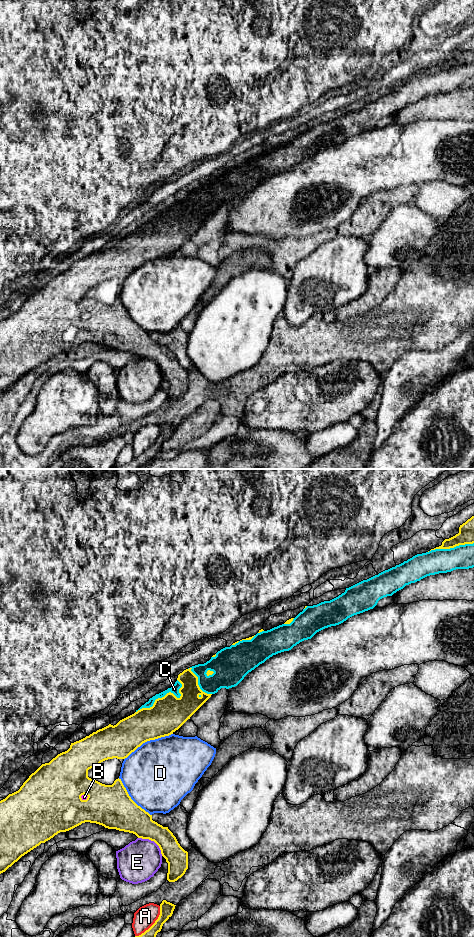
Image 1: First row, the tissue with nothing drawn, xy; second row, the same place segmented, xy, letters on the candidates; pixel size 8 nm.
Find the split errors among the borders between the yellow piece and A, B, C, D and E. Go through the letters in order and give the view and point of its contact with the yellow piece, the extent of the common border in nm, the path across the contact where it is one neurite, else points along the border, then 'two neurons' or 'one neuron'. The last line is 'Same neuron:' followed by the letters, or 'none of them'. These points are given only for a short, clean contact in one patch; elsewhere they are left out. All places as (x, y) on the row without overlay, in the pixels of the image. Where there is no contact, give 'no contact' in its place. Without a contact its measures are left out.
A: xy (153, 444) | 320 nm | two neurons
B: xy (84, 313) | 70 nm | across xy (53, 312), (84, 313), (84, 317) | one neuron
C: xy (162, 217) | 440 nm | two neurons
D: xy (148, 260) | 440 nm | two neurons
E: xy (153, 360) | 240 nm | two neurons
Same neuron: B

